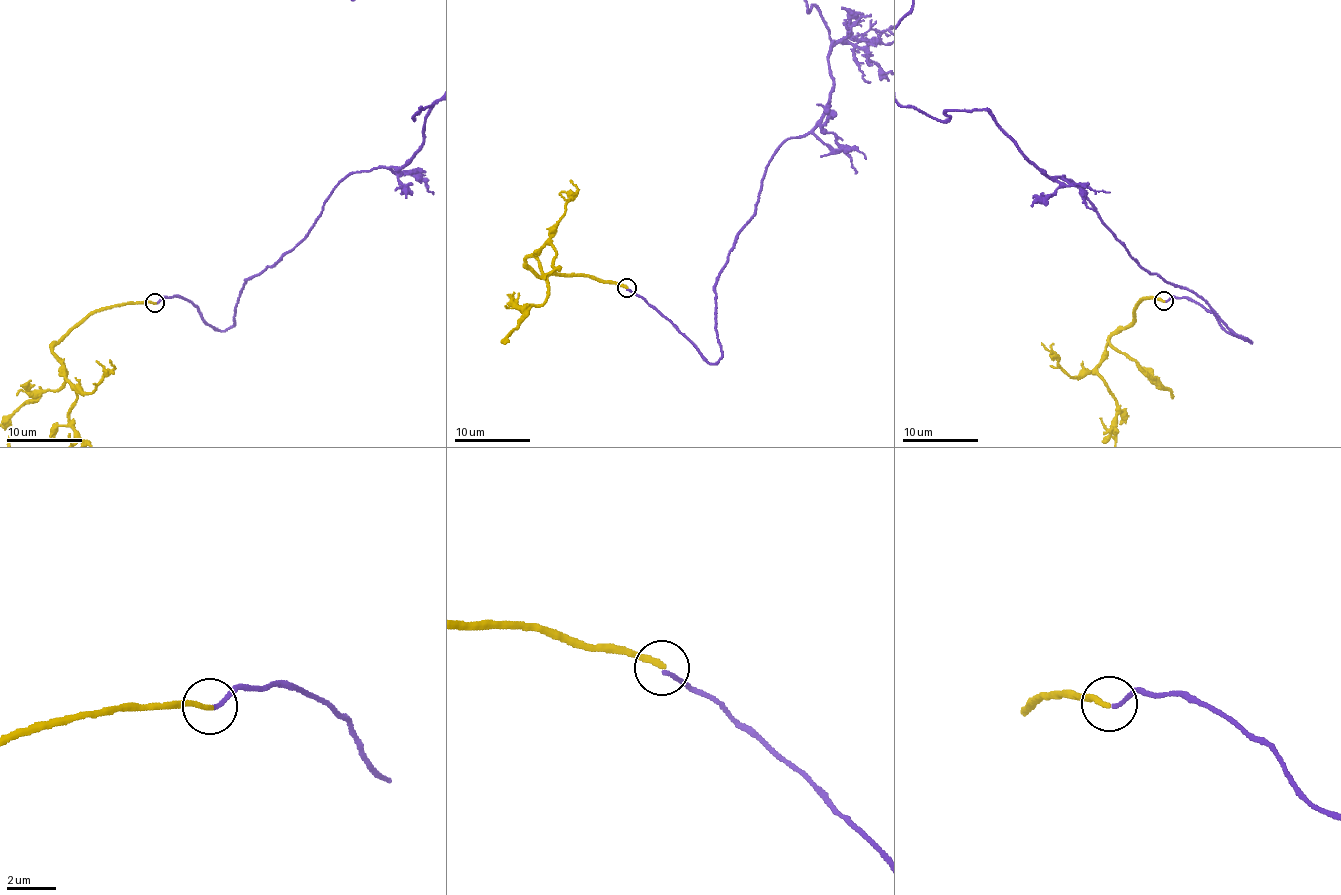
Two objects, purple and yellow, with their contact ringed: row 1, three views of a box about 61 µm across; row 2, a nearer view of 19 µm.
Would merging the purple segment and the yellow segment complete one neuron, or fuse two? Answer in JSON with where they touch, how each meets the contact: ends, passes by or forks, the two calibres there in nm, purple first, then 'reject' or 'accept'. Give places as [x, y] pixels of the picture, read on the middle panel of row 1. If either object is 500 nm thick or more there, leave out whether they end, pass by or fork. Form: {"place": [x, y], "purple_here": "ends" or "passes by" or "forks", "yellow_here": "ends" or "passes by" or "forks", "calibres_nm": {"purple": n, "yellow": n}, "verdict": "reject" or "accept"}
{"place": [626, 288], "purple_here": "ends", "yellow_here": "ends", "calibres_nm": {"purple": 160, "yellow": 240}, "verdict": "reject"}

